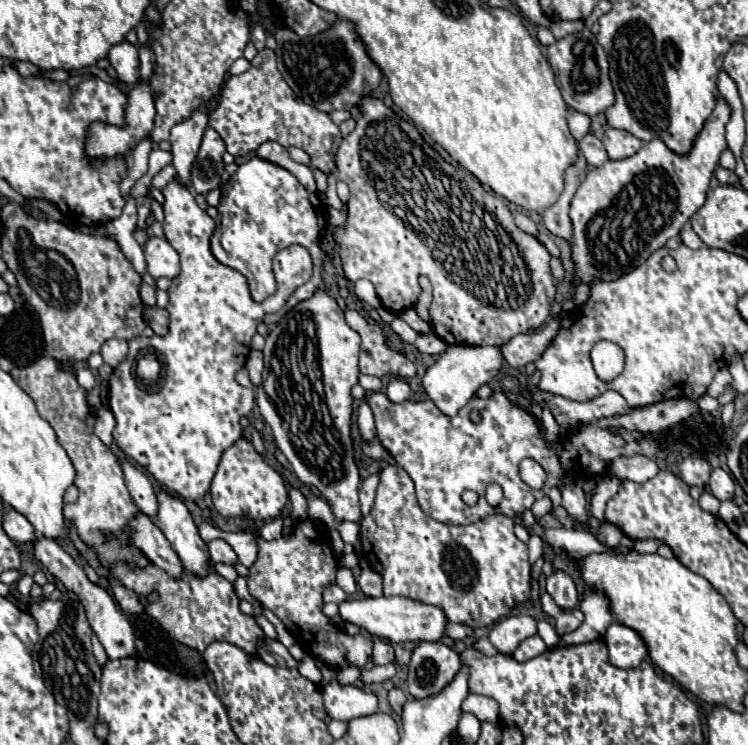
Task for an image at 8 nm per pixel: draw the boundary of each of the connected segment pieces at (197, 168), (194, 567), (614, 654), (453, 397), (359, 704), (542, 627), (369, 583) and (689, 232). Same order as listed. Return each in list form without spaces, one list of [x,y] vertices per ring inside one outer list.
[[[206,128],[200,144],[200,152],[192,168],[192,188],[198,194],[208,194],[210,190],[218,188],[220,176],[224,172],[224,162],[222,162],[224,152],[226,152],[226,144],[220,138],[220,134],[212,128]]]
[[[158,492],[158,504],[160,504],[160,510],[158,510],[158,516],[156,516],[156,526],[164,532],[164,536],[168,538],[168,542],[172,544],[172,548],[174,548],[174,550],[176,550],[176,554],[180,556],[180,560],[182,560],[184,568],[186,568],[188,572],[192,572],[192,574],[200,576],[200,578],[208,576],[210,572],[216,572],[216,574],[224,576],[226,580],[230,580],[230,582],[234,584],[234,582],[236,582],[236,578],[238,578],[238,573],[234,570],[234,568],[232,568],[232,566],[216,564],[216,562],[212,562],[212,560],[210,560],[208,546],[206,546],[206,542],[200,538],[198,528],[196,528],[196,524],[194,524],[194,520],[192,520],[192,516],[190,516],[188,508],[184,506],[184,502],[182,502],[180,498],[174,498],[174,496],[166,494],[166,492]]]
[[[612,622],[608,626],[604,642],[610,650],[610,664],[618,668],[636,668],[648,656],[648,648],[642,636],[620,622]]]
[[[448,346],[444,354],[426,370],[422,378],[422,388],[426,396],[436,404],[436,408],[446,416],[456,416],[460,408],[476,394],[482,384],[488,384],[502,368],[502,352],[496,346]]]
[[[332,680],[322,688],[322,694],[326,712],[334,720],[348,722],[378,712],[378,696],[360,686],[342,686],[338,680]]]
[[[540,620],[538,622],[538,634],[542,636],[542,640],[546,642],[546,646],[548,648],[552,648],[554,644],[558,644],[560,642],[560,636],[558,636],[558,632],[554,630],[554,626],[550,626],[548,622],[544,622],[544,620]]]
[[[364,568],[360,574],[360,588],[368,597],[383,596],[382,577],[378,576],[372,568]]]
[[[688,226],[680,232],[680,238],[682,238],[682,242],[684,242],[688,248],[694,248],[694,250],[704,246],[704,242],[698,238],[698,234],[696,234],[692,228],[688,228]]]

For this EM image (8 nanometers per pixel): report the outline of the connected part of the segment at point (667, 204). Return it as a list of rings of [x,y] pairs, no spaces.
[[[718,100],[690,152],[676,154],[660,138],[654,138],[644,142],[642,150],[630,158],[608,160],[600,168],[588,170],[570,206],[574,226],[570,246],[576,266],[572,286],[592,286],[596,280],[610,282],[622,278],[682,230],[706,200],[716,162],[726,150],[724,126],[728,120],[730,108],[724,100]]]

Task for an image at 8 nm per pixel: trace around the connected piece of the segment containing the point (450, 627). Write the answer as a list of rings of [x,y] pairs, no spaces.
[[[446,624],[446,636],[452,640],[464,640],[464,636],[472,636],[472,628],[462,624]]]

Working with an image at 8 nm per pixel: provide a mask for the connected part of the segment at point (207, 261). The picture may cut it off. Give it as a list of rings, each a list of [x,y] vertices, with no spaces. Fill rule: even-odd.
[[[178,180],[170,182],[162,190],[164,202],[164,234],[170,246],[180,254],[182,272],[172,280],[168,290],[170,302],[166,306],[170,314],[170,332],[166,336],[144,338],[138,336],[128,342],[128,356],[114,368],[108,382],[108,408],[116,418],[114,442],[118,448],[136,464],[146,468],[160,484],[168,490],[180,494],[186,500],[200,502],[204,494],[210,490],[210,482],[218,468],[222,452],[232,446],[240,436],[240,416],[246,416],[254,408],[254,392],[236,382],[236,372],[244,366],[250,354],[250,340],[256,334],[256,326],[264,318],[264,310],[258,302],[252,300],[246,278],[220,264],[210,252],[210,236],[214,232],[214,220],[196,204],[192,192],[184,188]],[[140,350],[160,352],[164,364],[168,364],[168,372],[162,376],[158,388],[140,388],[138,380],[132,376],[132,368]]]

